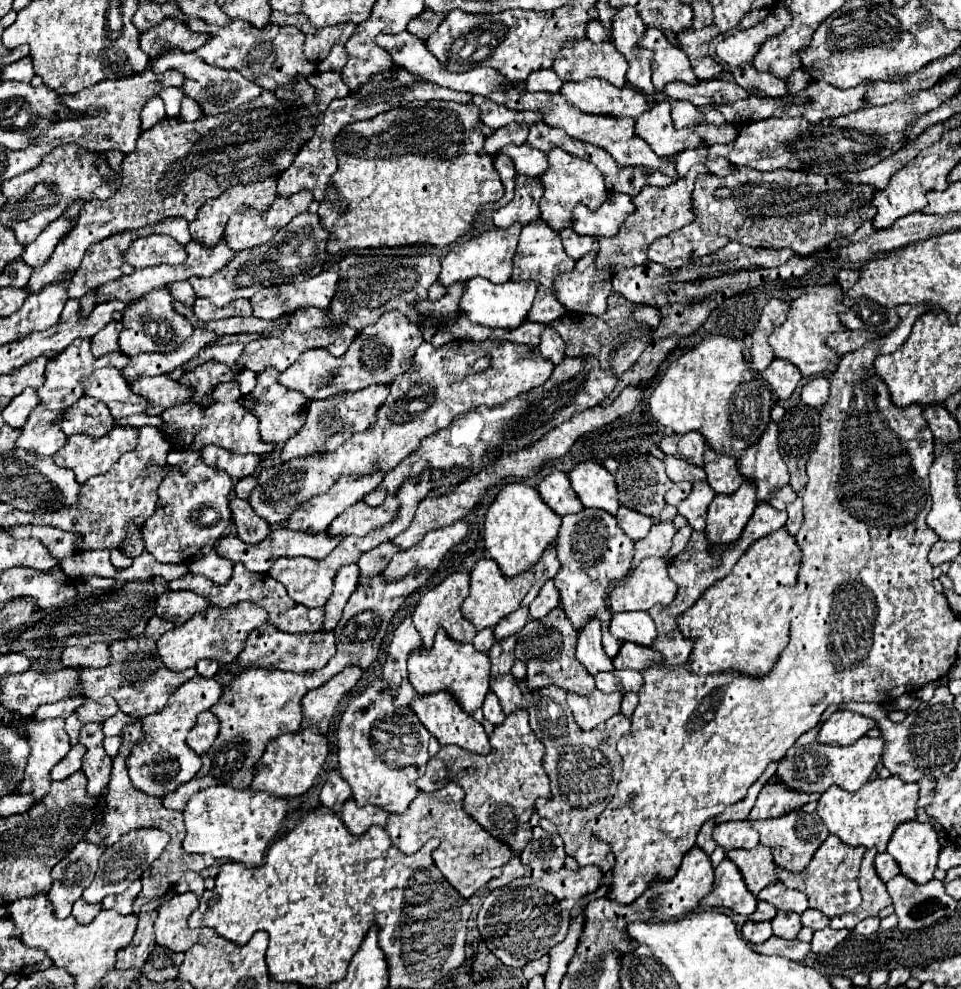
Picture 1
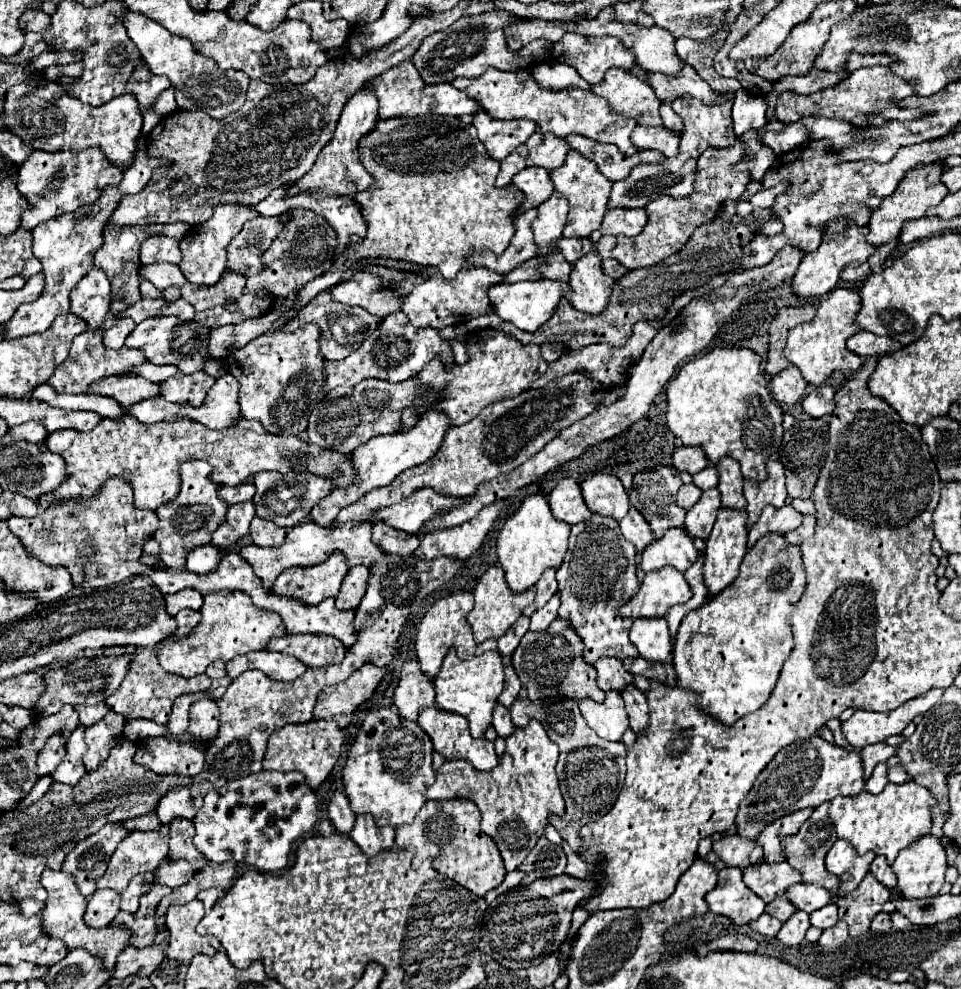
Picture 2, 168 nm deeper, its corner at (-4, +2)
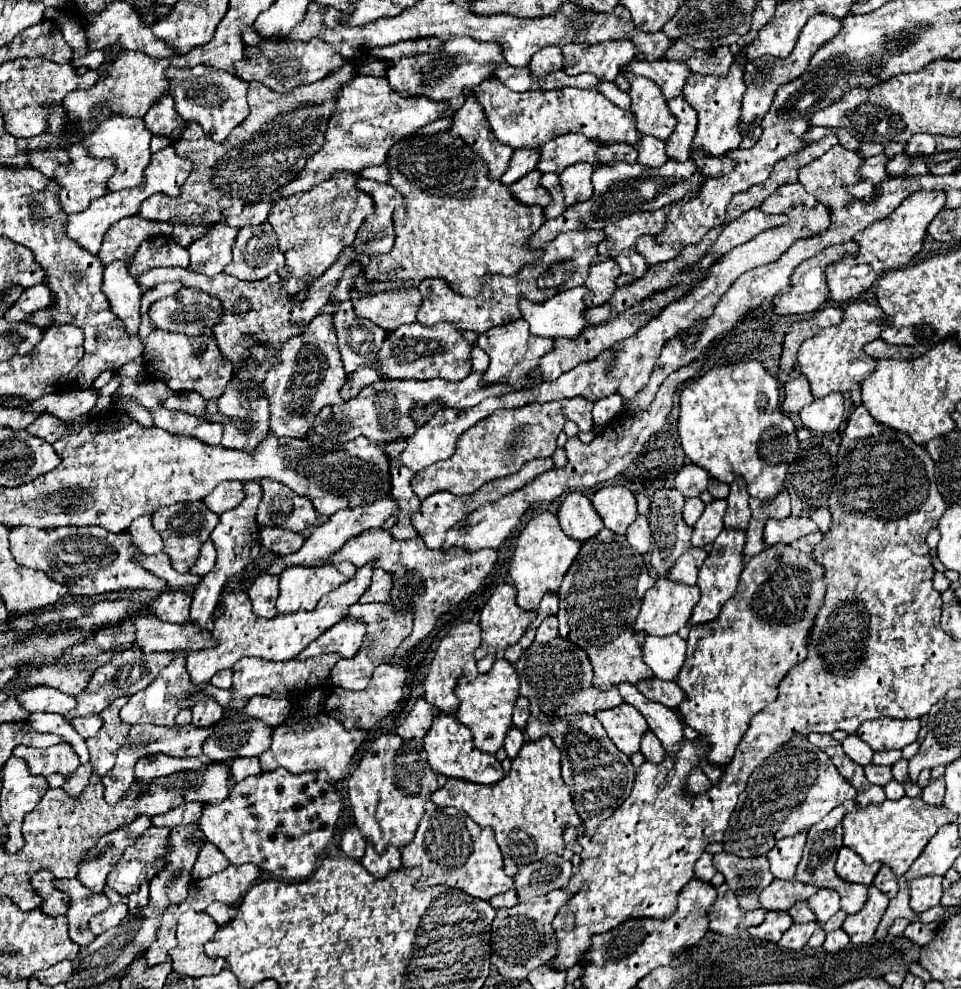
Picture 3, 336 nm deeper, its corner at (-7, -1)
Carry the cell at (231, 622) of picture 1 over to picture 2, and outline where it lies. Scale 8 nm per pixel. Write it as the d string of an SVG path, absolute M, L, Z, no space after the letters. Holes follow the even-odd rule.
M212 592L210 596L204 596L200 614L202 620L188 636L180 640L164 640L158 648L158 662L166 672L192 678L196 674L204 674L206 666L214 660L228 662L234 656L262 650L266 648L266 640L286 634L282 618L274 612L254 608L254 604L250 604L250 596L244 592L230 592L230 596L226 596L226 592Z

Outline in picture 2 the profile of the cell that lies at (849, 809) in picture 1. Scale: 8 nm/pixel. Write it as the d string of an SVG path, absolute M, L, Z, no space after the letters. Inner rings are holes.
M908 780L904 784L888 782L880 794L870 794L862 790L856 796L836 796L830 802L830 820L836 828L838 838L848 840L860 854L872 850L874 854L884 854L892 864L898 852L910 846L918 836L928 834L932 828L930 806L936 804L936 798L928 788Z

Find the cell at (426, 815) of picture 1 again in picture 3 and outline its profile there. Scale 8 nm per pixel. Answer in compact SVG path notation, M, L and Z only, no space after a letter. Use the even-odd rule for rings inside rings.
M435 807L427 811L417 827L413 843L403 849L401 859L403 867L421 867L425 871L421 887L445 885L483 901L513 889L513 879L503 871L503 857L493 831L489 827L479 827L469 815L453 807Z

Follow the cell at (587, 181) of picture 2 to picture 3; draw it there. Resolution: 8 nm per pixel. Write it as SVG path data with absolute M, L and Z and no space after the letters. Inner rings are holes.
M577 163L573 167L567 167L559 177L561 177L561 187L565 191L565 207L571 207L575 203L581 203L593 195L593 185L591 185L591 175L593 167L589 163Z

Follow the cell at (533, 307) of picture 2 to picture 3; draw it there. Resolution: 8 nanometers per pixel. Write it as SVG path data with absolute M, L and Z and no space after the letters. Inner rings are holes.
M575 287L557 293L545 303L521 301L523 319L531 325L531 333L539 337L567 337L577 339L587 329L585 301L583 295L587 287Z

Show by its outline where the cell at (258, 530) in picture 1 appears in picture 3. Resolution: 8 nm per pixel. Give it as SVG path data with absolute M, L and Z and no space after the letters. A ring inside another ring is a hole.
M263 527L259 529L259 535L261 535L261 545L275 555L295 553L301 549L305 541L303 535L287 531L287 529L279 529L279 527Z

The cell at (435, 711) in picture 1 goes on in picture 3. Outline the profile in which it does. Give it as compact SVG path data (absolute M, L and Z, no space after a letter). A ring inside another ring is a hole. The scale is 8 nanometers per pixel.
M439 715L433 721L429 735L425 735L423 739L423 749L427 751L431 769L445 777L465 779L465 781L479 783L479 785L495 785L505 775L501 763L493 755L485 755L473 745L473 733L455 715Z

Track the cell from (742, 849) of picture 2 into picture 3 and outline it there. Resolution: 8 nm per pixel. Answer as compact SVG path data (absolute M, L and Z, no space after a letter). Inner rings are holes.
M717 853L713 857L713 867L723 873L729 889L737 895L739 905L743 909L757 909L757 893L759 889L767 887L775 877L769 871L767 857L753 857L741 859L737 855Z

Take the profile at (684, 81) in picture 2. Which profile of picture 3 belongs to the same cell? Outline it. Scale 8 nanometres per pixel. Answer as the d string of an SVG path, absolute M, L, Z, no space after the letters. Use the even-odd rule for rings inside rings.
M633 59L631 63L623 65L623 71L625 71L625 73L643 75L643 77L653 79L653 81L661 87L665 99L673 99L673 97L681 95L683 85L685 85L685 79L687 79L689 73L691 73L685 63L665 61L665 59L659 59L659 61Z

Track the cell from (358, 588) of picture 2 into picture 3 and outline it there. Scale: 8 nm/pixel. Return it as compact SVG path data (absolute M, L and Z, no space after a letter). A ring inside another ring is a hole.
M375 569L369 593L365 593L359 599L359 603L389 603L391 601L391 595L389 595L391 587L393 587L391 573L385 569Z

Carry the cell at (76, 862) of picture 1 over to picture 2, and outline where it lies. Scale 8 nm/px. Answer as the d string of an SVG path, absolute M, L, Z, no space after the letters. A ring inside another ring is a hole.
M108 824L102 828L102 832L96 832L94 836L88 836L78 844L64 860L62 872L76 878L78 892L84 898L90 898L96 890L96 878L100 878L106 872L106 864L110 856L114 854L118 842L128 836L130 832L122 828L122 824Z

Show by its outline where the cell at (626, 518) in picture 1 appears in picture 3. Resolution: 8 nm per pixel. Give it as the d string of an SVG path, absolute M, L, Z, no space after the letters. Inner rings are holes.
M639 515L635 519L635 523L629 527L627 539L629 539L631 547L637 549L641 555L649 553L649 549L651 549L651 529L649 529L649 521Z

